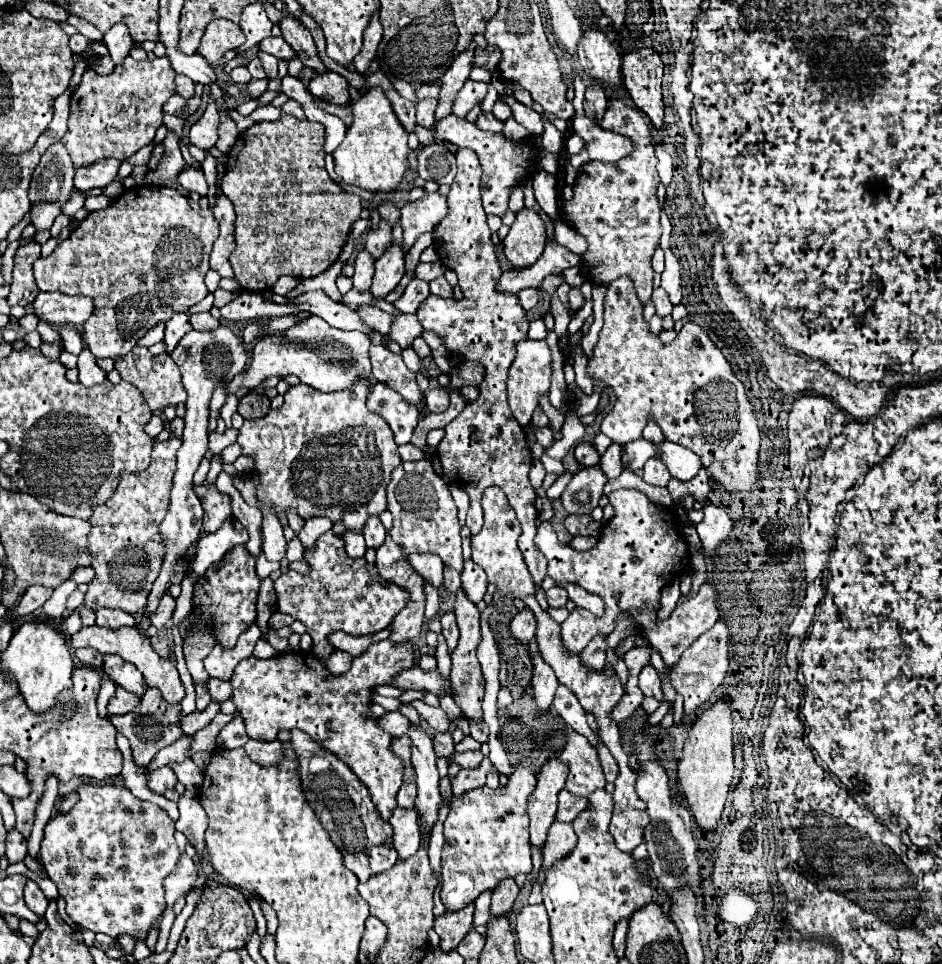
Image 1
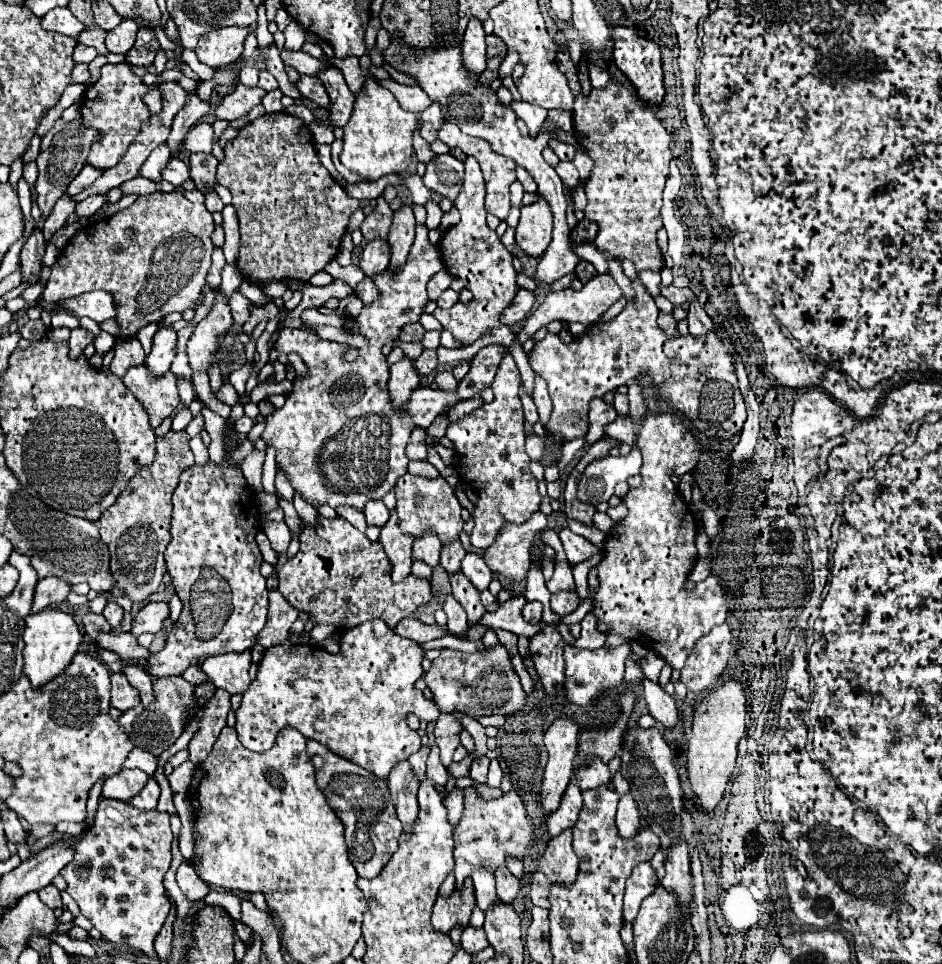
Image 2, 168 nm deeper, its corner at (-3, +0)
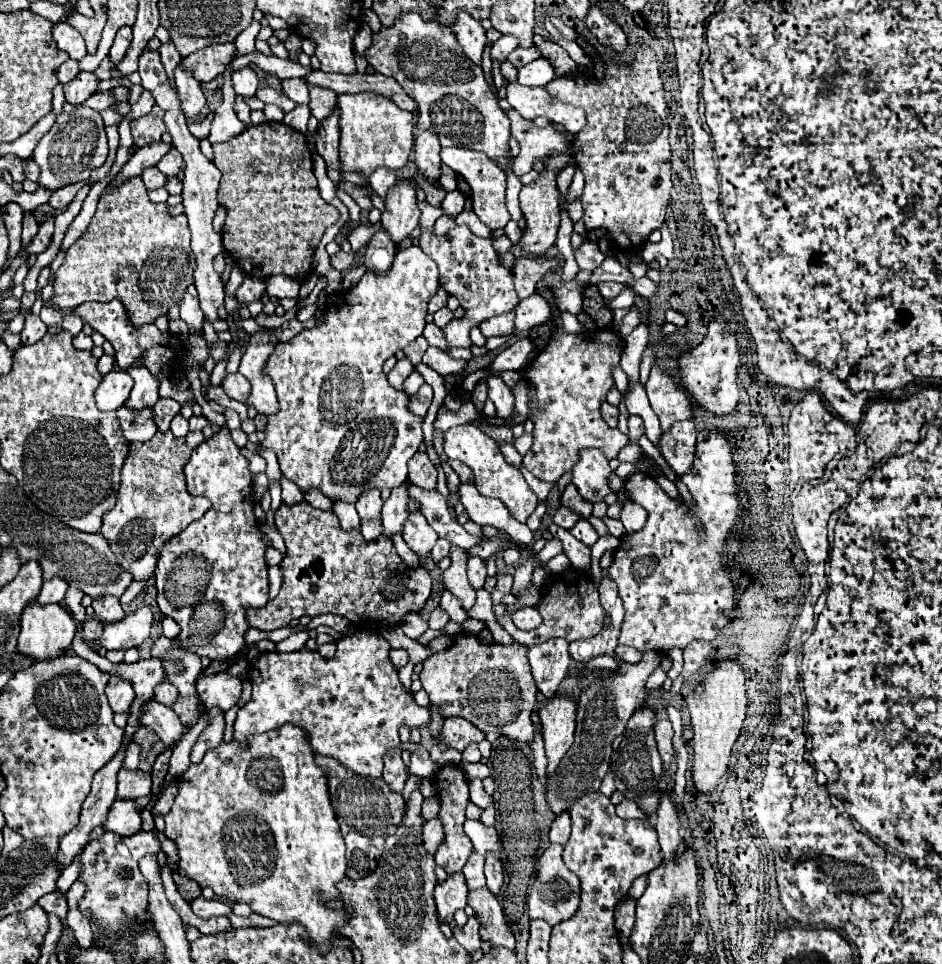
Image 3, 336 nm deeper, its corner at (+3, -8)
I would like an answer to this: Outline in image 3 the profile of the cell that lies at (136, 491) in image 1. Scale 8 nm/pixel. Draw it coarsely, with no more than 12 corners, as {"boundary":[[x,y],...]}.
{"boundary":[[185,438],[131,444],[99,534],[135,582],[209,500],[185,490]]}

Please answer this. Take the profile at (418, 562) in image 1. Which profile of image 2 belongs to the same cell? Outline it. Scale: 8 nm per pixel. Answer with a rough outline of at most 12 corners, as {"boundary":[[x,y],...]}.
{"boundary":[[425,532],[413,544],[413,554],[429,566],[439,564],[441,540]]}

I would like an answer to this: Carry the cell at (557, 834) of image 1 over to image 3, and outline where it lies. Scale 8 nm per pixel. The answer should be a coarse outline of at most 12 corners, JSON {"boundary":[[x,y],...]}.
{"boundary":[[561,844],[539,856],[529,916],[555,926],[575,914],[579,880]]}

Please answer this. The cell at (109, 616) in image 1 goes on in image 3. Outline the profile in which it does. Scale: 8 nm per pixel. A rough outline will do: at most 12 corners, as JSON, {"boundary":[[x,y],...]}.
{"boundary":[[115,596],[93,600],[95,616],[105,624],[125,618]]}

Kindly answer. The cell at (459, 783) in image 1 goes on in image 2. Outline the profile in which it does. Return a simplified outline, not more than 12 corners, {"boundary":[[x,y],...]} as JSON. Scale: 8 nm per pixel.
{"boundary":[[463,790],[447,794],[447,808],[451,828],[459,824],[463,814]]}

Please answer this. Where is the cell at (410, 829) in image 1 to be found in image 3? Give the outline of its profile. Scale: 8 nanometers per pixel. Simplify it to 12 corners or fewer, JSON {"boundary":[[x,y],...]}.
{"boundary":[[401,750],[383,756],[383,780],[401,794],[407,782],[407,766]]}

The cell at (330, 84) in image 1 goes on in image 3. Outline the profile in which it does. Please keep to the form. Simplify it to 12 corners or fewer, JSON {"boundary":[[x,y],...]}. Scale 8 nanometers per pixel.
{"boundary":[[301,78],[283,80],[295,104],[309,104],[309,86]]}

